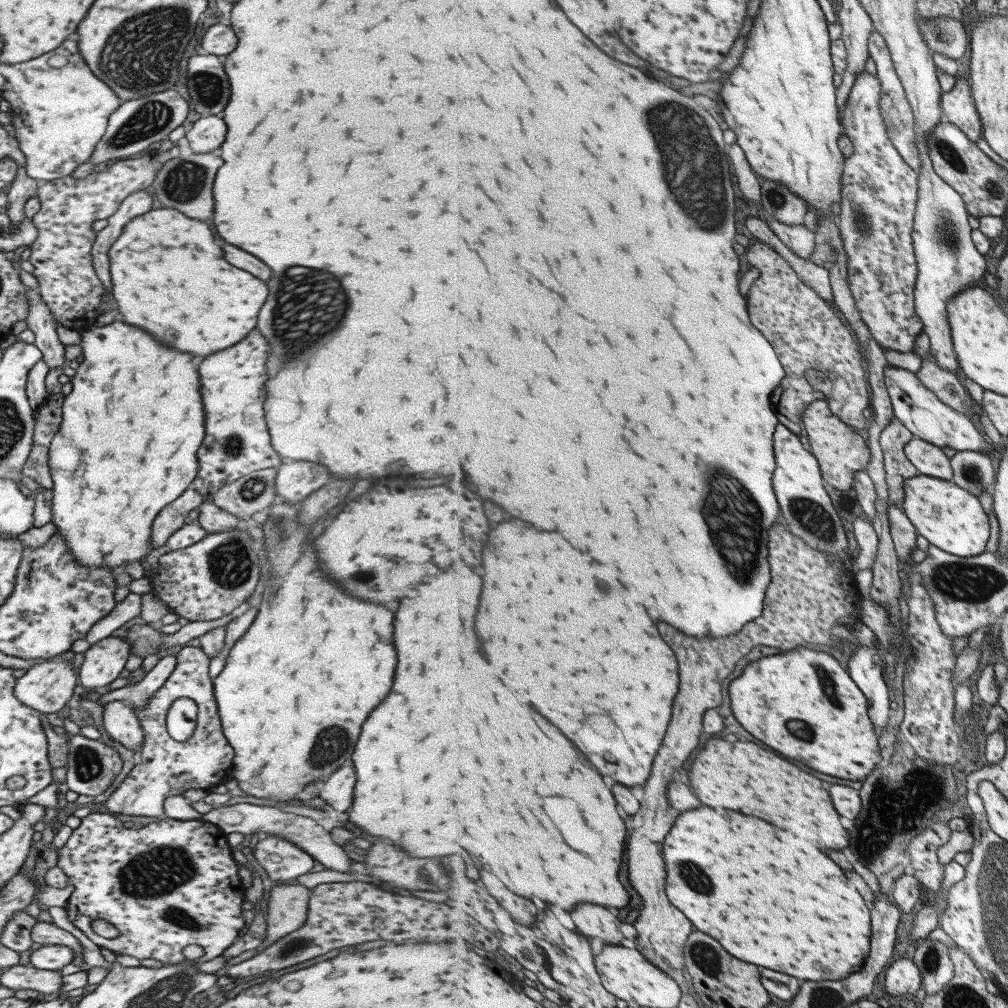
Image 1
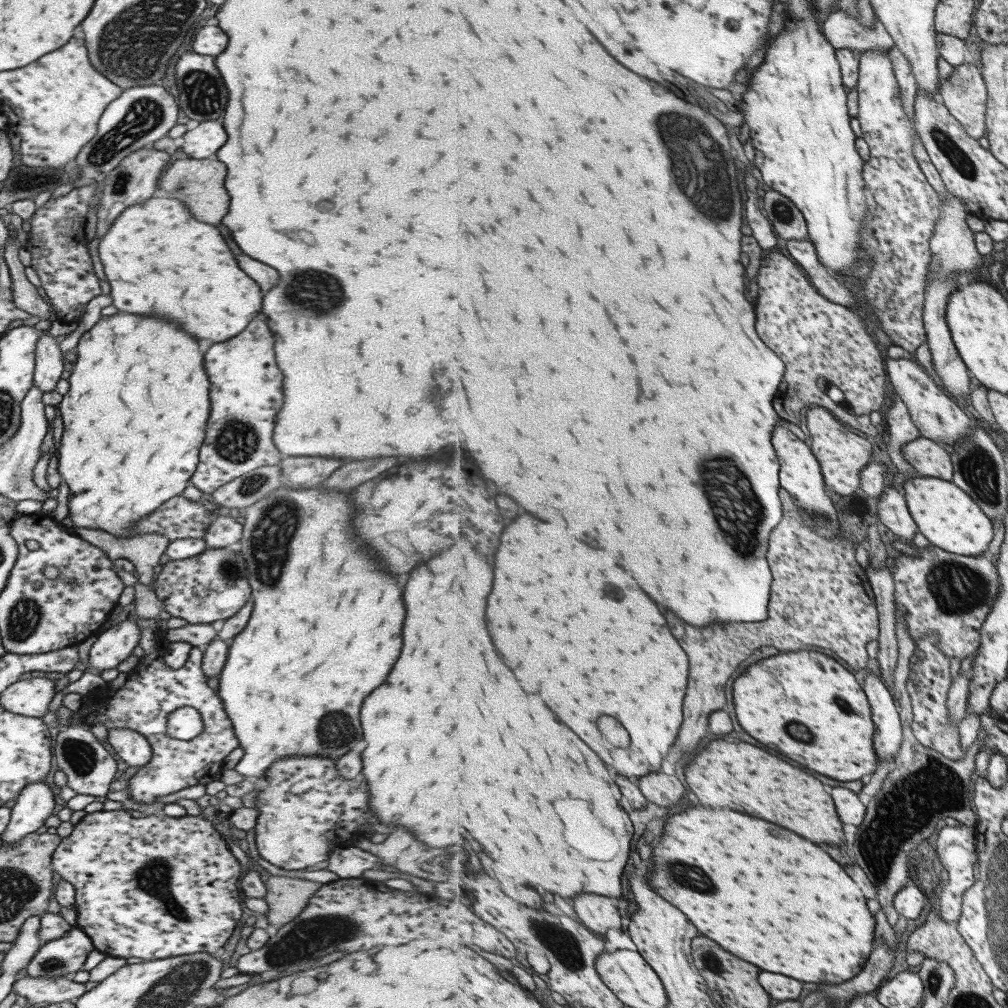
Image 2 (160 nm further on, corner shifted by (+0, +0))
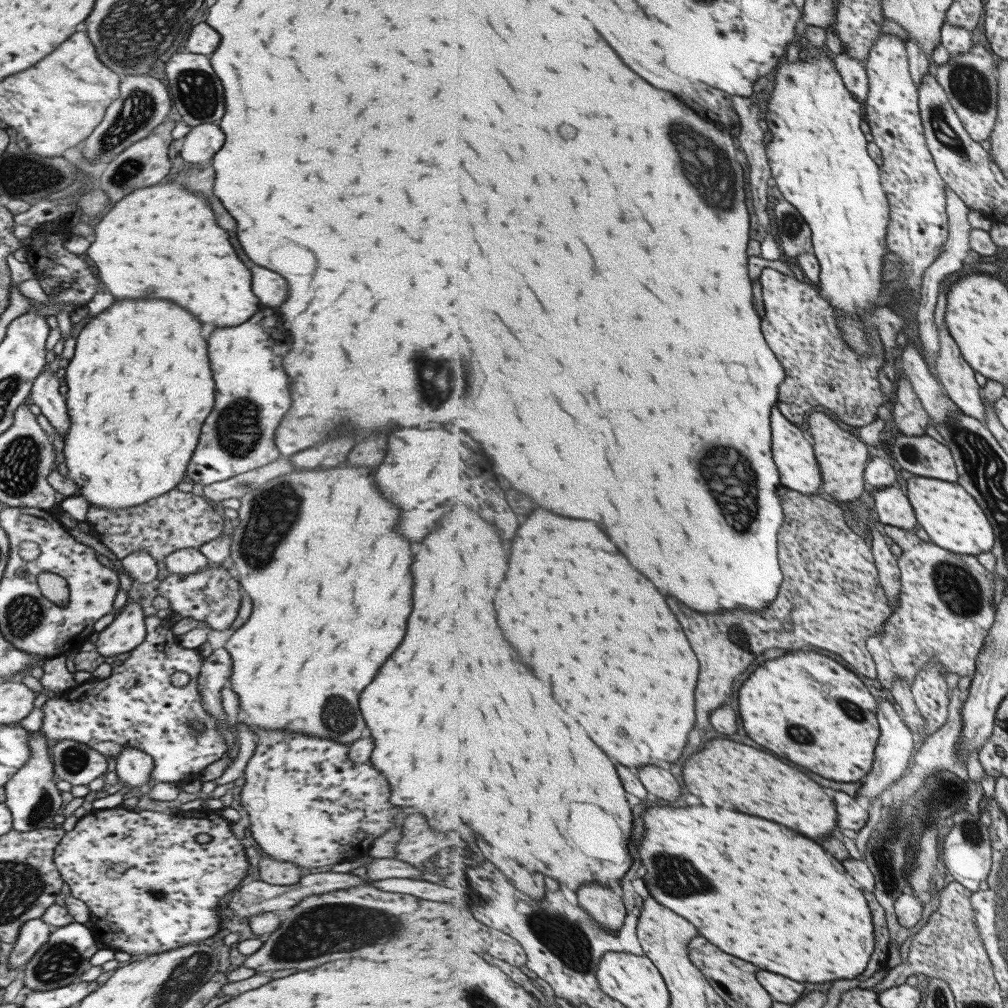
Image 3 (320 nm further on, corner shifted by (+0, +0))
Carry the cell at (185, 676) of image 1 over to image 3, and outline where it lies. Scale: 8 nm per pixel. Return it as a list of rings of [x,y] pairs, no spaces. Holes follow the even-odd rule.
[[[147,616],[144,618],[144,627],[145,627],[145,636],[144,639],[135,647],[133,650],[130,650],[128,653],[125,653],[123,657],[121,657],[121,664],[115,665],[106,678],[101,680],[87,680],[84,683],[77,684],[72,689],[69,689],[62,694],[57,694],[54,698],[47,698],[45,702],[40,706],[43,717],[41,718],[41,726],[39,731],[44,734],[47,738],[53,738],[53,740],[76,740],[81,744],[85,744],[89,748],[96,750],[99,754],[102,754],[106,759],[112,756],[113,758],[117,758],[119,756],[120,750],[122,748],[138,748],[142,750],[145,754],[148,754],[152,759],[152,763],[154,764],[153,770],[151,771],[150,778],[157,782],[171,782],[177,785],[181,783],[187,783],[190,780],[200,778],[200,772],[207,766],[207,764],[211,764],[211,762],[215,762],[215,760],[219,760],[219,758],[224,756],[224,752],[226,751],[226,745],[224,744],[224,738],[220,736],[218,730],[216,730],[216,724],[218,720],[216,718],[212,718],[209,716],[205,709],[202,707],[200,696],[197,688],[197,675],[199,674],[203,658],[200,656],[199,652],[196,649],[188,649],[182,647],[178,643],[178,637],[173,635],[171,631],[171,623],[166,619],[159,619],[157,616]],[[173,672],[186,672],[187,676],[189,676],[189,681],[185,687],[175,687],[171,685],[171,681],[169,681],[169,676],[173,674]],[[192,722],[200,722],[202,724],[202,731],[192,731]]]

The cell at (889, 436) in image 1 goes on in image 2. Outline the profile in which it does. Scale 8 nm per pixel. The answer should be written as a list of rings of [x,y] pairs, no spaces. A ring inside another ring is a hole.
[[[895,395],[894,404],[886,414],[886,424],[889,432],[887,450],[891,460],[895,462],[894,466],[899,468],[899,473],[907,474],[907,478],[921,477],[904,457],[905,444],[917,440],[922,434],[901,395]]]

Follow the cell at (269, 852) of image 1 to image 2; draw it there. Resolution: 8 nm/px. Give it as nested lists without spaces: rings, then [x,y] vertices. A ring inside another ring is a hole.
[[[293,755],[281,757],[280,759],[275,759],[264,772],[264,779],[266,786],[263,790],[259,791],[254,802],[255,810],[257,813],[257,820],[255,820],[255,826],[253,830],[255,831],[255,847],[257,848],[258,856],[267,861],[269,864],[276,866],[277,868],[283,870],[304,870],[307,867],[319,866],[324,862],[327,862],[327,857],[329,853],[335,849],[335,847],[353,847],[353,842],[355,839],[361,838],[359,829],[361,826],[368,826],[369,820],[367,816],[368,811],[368,788],[366,787],[366,780],[362,778],[361,774],[353,779],[344,779],[337,770],[336,760],[329,757],[322,756],[303,756],[303,755]]]

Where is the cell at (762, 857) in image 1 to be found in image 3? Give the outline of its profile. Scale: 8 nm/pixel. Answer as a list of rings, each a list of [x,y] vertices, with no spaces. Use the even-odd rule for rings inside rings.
[[[653,806],[649,808],[645,814],[645,838],[641,840],[639,852],[643,858],[643,864],[647,868],[645,874],[646,886],[649,888],[650,896],[655,900],[661,900],[661,904],[671,908],[673,912],[685,916],[689,922],[693,922],[701,936],[705,936],[707,940],[711,940],[713,944],[717,944],[721,950],[749,960],[753,964],[757,964],[761,970],[769,970],[769,972],[781,972],[783,976],[795,978],[797,982],[833,982],[839,978],[857,978],[859,974],[867,971],[869,960],[875,952],[875,936],[873,936],[873,916],[869,910],[869,902],[863,896],[861,884],[843,868],[843,864],[829,854],[821,844],[817,844],[815,840],[801,836],[799,832],[759,818],[759,816],[749,816],[743,812],[735,812],[735,810],[725,810],[725,808],[707,808],[707,806],[689,806],[689,808],[673,808],[673,806]]]

